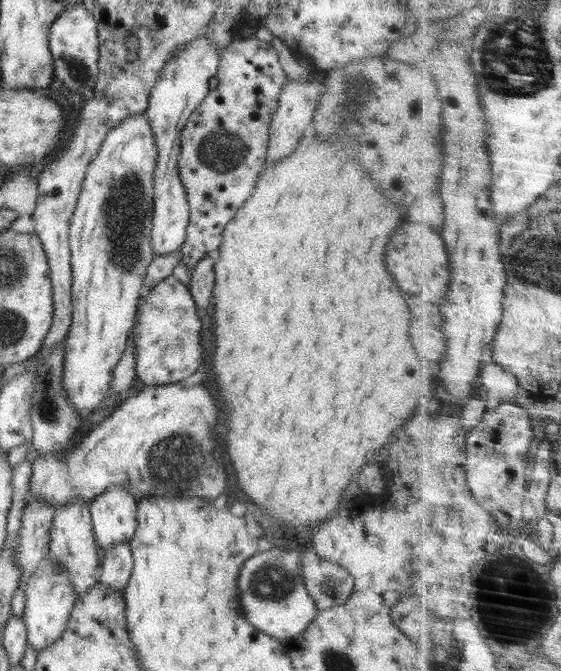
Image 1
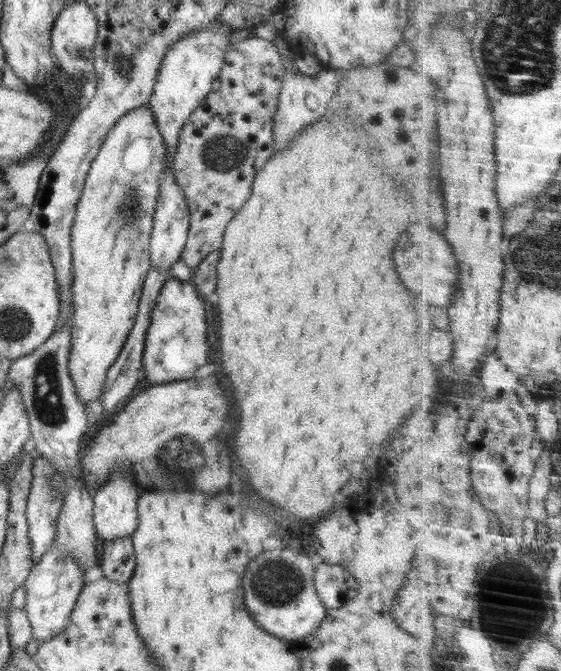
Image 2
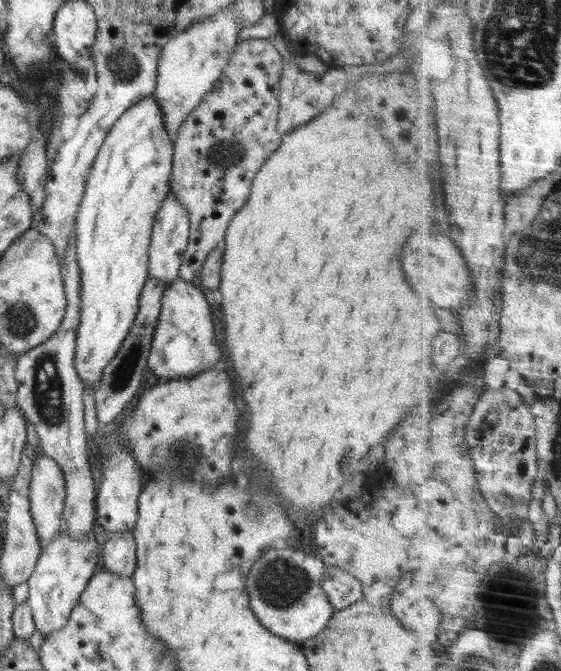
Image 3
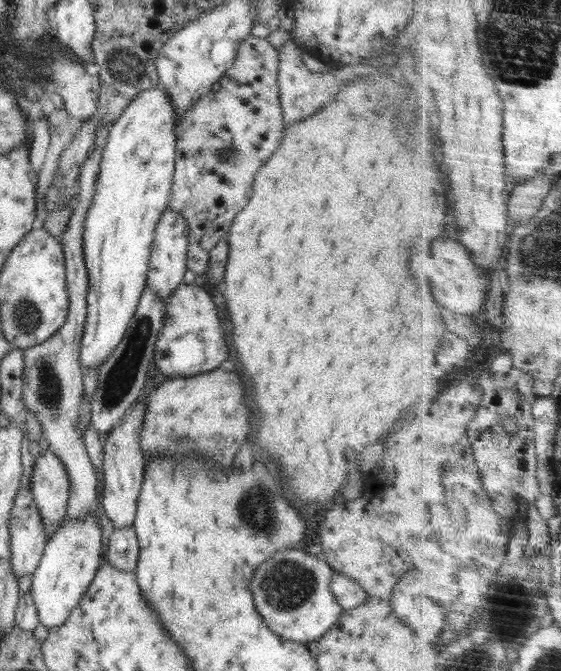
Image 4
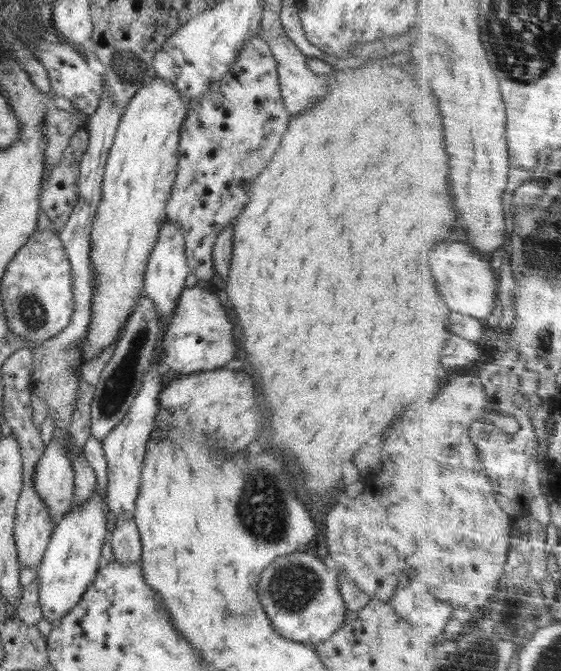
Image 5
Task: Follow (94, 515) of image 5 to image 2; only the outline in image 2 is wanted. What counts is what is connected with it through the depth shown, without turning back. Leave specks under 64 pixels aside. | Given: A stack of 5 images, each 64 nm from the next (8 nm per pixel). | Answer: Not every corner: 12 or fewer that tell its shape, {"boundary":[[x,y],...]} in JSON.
{"boundary":[[53,543],[23,585],[38,642],[66,629],[85,586],[78,559]]}

